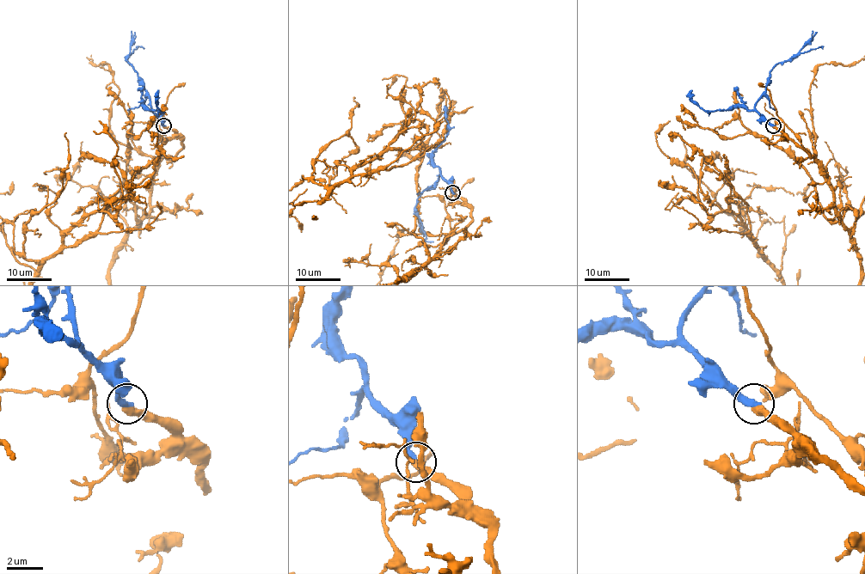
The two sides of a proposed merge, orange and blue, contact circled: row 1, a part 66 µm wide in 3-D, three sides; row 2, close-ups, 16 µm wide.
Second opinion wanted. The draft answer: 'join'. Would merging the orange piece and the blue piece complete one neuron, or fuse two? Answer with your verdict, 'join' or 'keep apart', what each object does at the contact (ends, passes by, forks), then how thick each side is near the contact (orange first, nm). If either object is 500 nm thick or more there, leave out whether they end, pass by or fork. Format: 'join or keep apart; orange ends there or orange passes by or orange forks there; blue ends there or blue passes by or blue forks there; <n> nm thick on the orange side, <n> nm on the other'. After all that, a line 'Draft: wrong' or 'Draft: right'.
join; orange ends there; blue ends there; 440 nm thick on the orange side, 400 nm on the other
Draft: right

